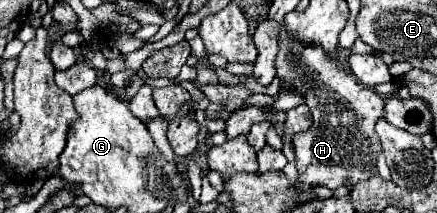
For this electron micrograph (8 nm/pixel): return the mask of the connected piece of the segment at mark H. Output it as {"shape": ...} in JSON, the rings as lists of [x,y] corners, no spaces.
{"shape":[[[285,23],[279,29],[279,51],[275,55],[275,71],[283,87],[291,93],[301,93],[311,111],[313,125],[305,133],[293,135],[293,147],[297,155],[299,187],[309,189],[323,185],[337,189],[351,181],[353,185],[373,177],[377,173],[377,153],[381,141],[375,133],[375,123],[385,117],[385,101],[373,91],[373,87],[355,81],[345,67],[315,43],[303,43],[289,35]]]}

